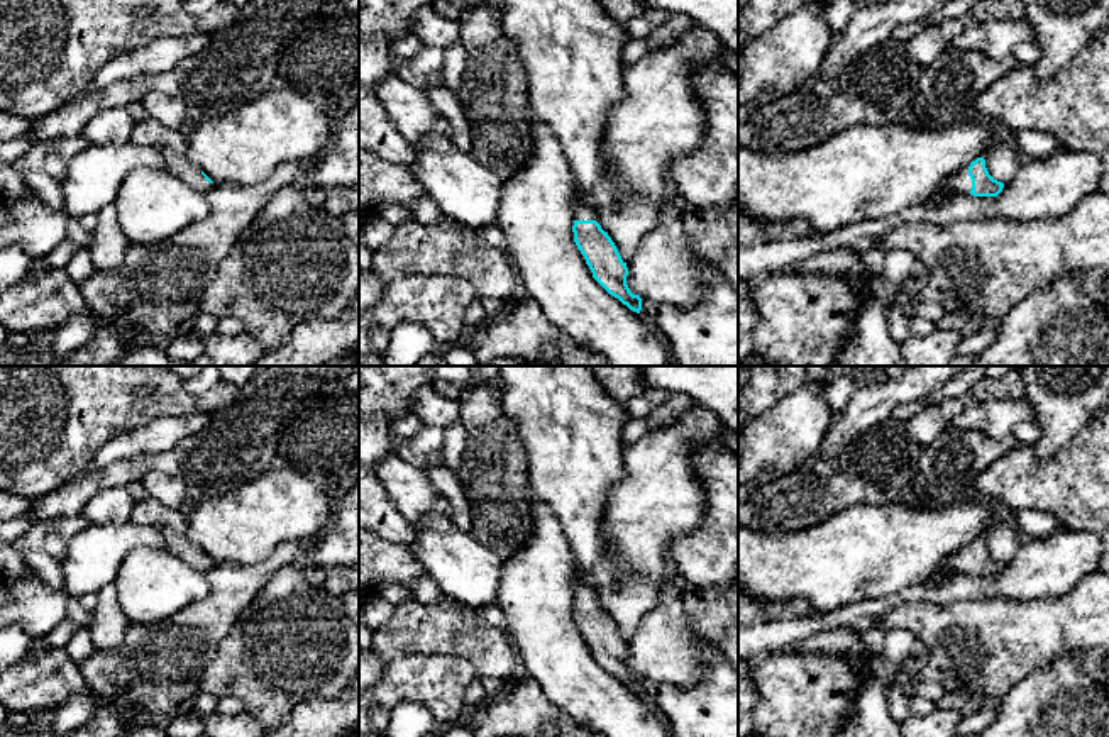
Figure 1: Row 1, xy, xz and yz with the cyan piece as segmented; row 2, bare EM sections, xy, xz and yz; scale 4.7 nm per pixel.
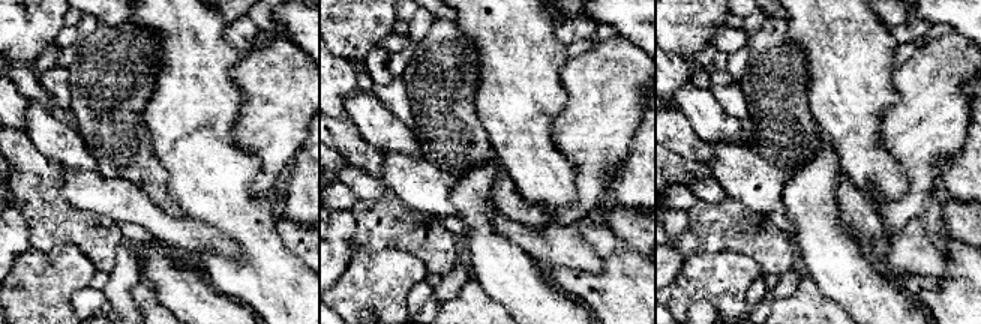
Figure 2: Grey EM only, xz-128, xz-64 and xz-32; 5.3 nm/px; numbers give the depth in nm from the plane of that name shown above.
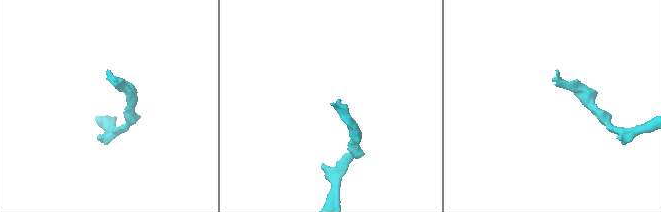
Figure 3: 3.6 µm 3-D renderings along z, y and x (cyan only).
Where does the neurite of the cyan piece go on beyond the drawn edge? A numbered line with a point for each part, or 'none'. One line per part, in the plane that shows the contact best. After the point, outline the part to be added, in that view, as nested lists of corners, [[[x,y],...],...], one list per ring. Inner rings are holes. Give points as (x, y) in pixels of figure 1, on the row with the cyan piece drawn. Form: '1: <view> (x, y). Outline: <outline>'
1: yz (960, 182). Outline: [[[968,166],[952,175],[950,180],[946,181],[946,188],[952,191],[970,193],[972,180],[968,176]]]

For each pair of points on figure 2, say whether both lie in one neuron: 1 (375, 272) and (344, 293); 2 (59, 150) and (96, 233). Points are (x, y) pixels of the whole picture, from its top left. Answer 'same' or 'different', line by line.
1: same
2: different

